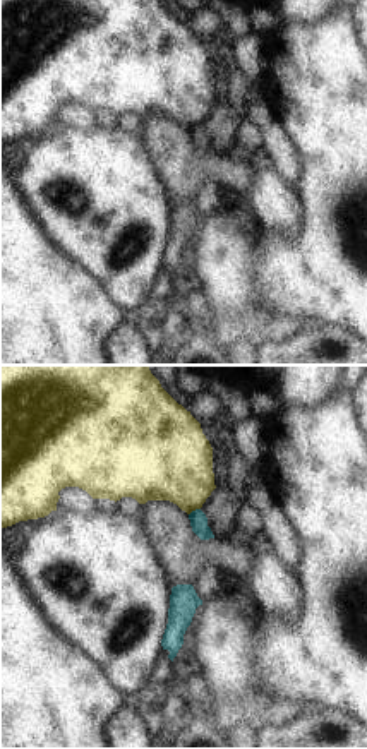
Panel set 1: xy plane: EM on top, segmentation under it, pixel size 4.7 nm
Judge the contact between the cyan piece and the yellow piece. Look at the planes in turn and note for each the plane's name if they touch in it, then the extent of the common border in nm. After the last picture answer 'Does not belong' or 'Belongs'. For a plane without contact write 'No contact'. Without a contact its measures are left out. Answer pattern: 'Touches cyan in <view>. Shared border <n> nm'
Touches cyan in xy. Shared border 70 nm

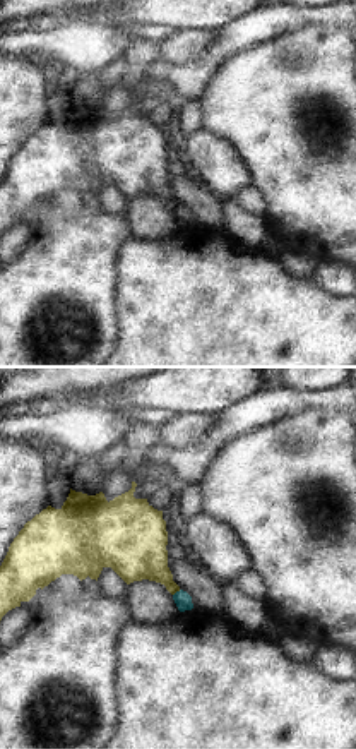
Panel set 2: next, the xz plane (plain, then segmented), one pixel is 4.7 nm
Touches cyan in xz. Shared border 50 nm

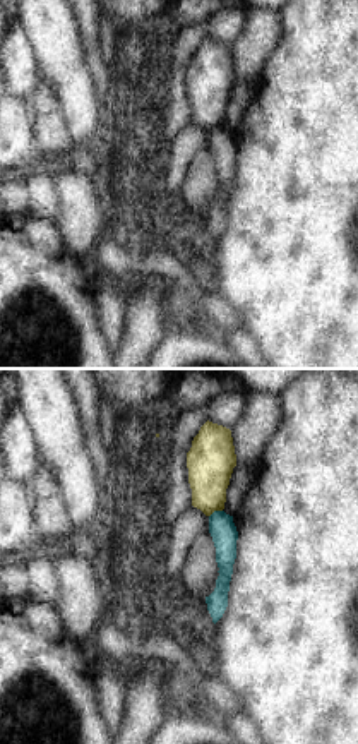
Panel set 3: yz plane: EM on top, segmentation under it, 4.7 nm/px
Touches cyan in yz. Shared border 70 nm

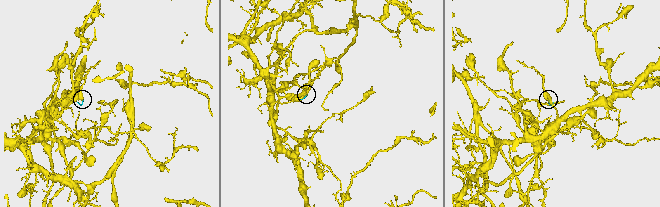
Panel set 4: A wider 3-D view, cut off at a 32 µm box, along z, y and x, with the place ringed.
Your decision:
Does not belong

